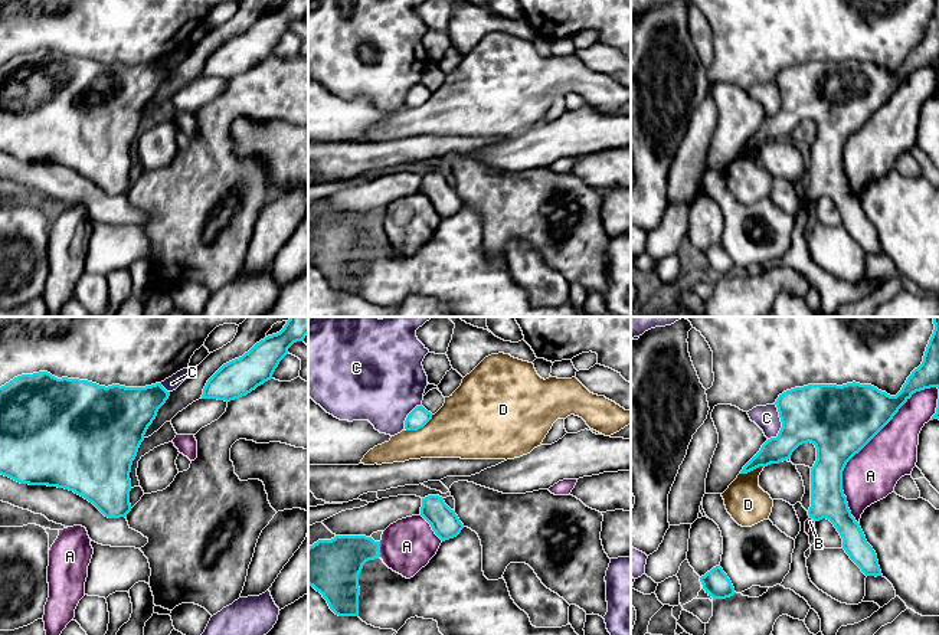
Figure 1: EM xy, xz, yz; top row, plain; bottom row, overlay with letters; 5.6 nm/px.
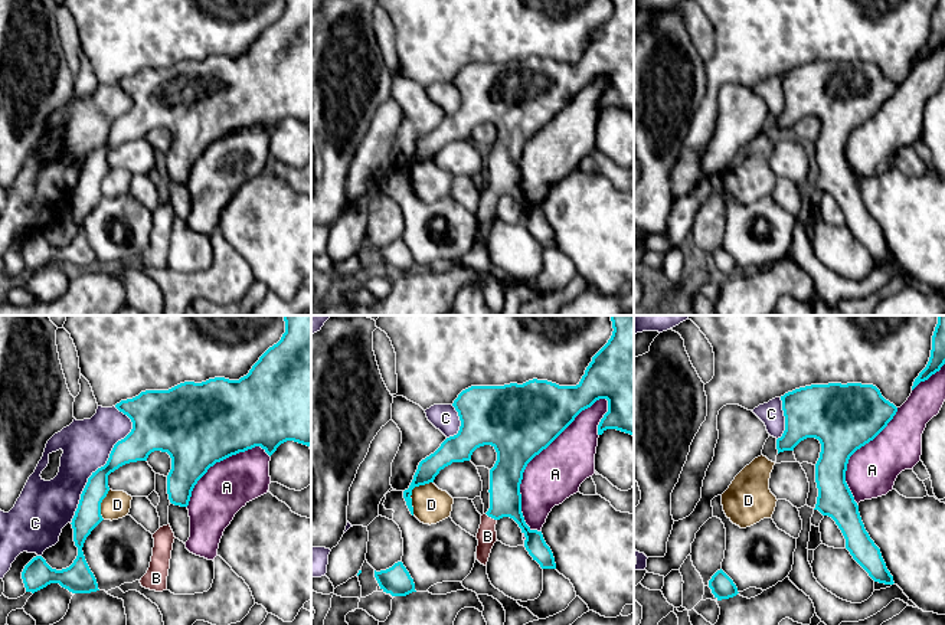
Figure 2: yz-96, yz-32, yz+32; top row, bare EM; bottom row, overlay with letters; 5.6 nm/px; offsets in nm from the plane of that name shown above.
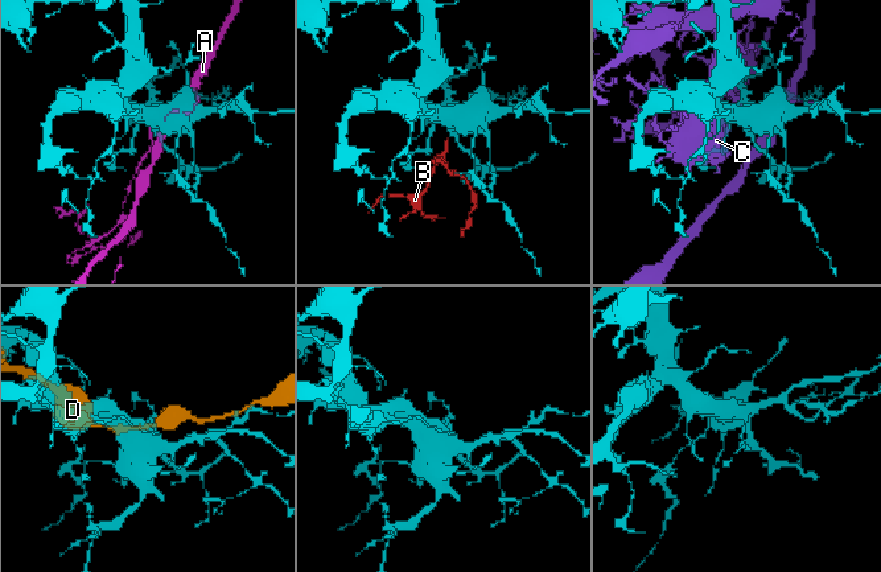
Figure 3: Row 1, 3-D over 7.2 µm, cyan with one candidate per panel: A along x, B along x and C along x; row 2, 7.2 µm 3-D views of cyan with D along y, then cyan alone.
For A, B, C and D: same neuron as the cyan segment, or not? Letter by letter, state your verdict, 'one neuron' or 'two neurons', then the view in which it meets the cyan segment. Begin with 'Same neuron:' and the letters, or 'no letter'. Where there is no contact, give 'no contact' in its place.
Same neuron: B
A: two neurons; meets cyan in yz
B: one neuron; meets cyan in yz
C: two neurons; meets cyan in yz
D: two neurons; meets cyan in xz

